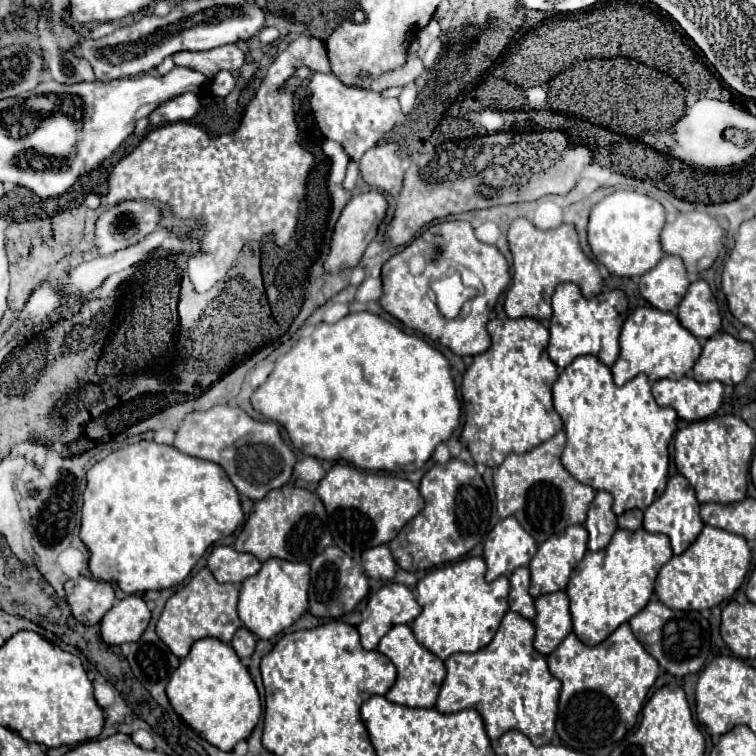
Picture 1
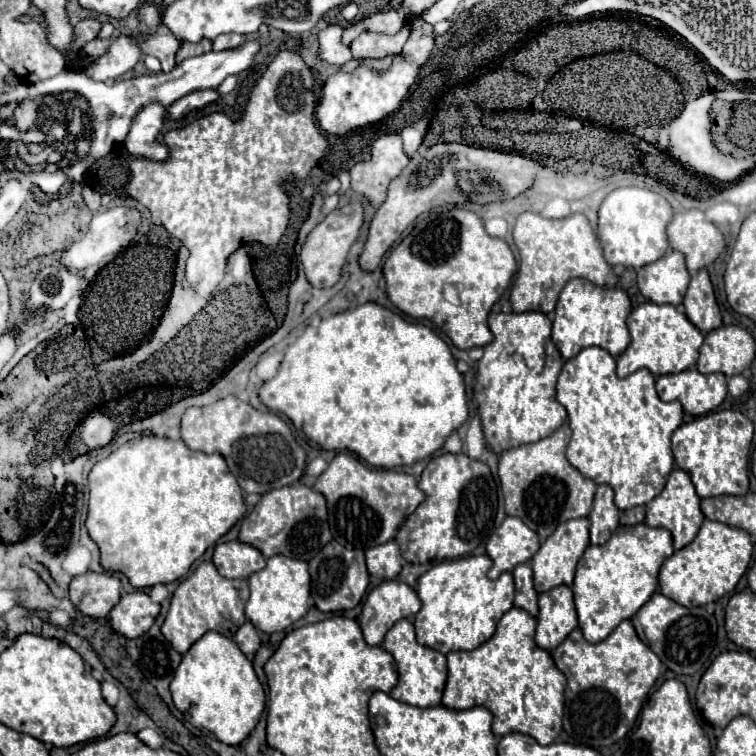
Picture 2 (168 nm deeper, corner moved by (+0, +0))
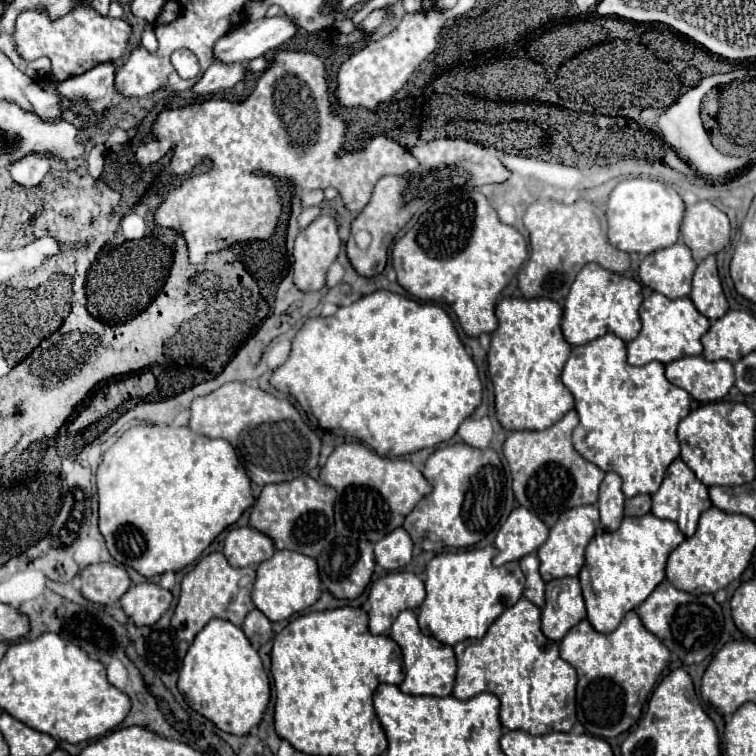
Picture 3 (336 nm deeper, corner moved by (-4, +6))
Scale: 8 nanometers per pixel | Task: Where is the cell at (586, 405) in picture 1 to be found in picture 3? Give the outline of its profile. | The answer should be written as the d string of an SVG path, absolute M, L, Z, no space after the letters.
M604 334L584 346L574 346L564 366L562 382L576 398L576 412L580 422L574 430L574 448L588 462L596 464L604 472L616 472L622 478L622 490L626 498L636 494L654 494L664 478L666 468L680 456L680 442L676 428L690 412L690 394L668 382L662 362L648 362L644 366L632 366L626 362L626 344L614 334Z

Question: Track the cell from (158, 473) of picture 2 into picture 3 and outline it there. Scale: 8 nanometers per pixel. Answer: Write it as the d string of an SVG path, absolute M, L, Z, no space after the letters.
M132 426L104 454L98 468L100 532L106 540L108 552L116 562L132 566L146 578L186 568L224 528L234 524L252 502L250 478L238 462L232 444L224 438L196 434L188 426Z

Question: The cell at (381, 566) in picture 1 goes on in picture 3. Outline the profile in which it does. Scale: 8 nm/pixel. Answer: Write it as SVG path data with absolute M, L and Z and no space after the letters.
M396 528L374 546L376 562L384 570L402 570L412 562L412 540L404 528Z

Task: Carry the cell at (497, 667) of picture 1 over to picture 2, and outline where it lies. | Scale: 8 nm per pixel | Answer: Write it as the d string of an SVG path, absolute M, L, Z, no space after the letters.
M510 608L498 622L496 634L470 652L450 652L446 658L450 662L446 692L442 696L442 704L450 710L468 710L474 706L484 706L492 712L492 732L496 736L504 736L508 732L524 732L532 736L538 744L552 744L562 730L562 714L564 714L564 688L566 678L554 666L550 652L542 650L534 642L536 618L524 612L522 608Z

